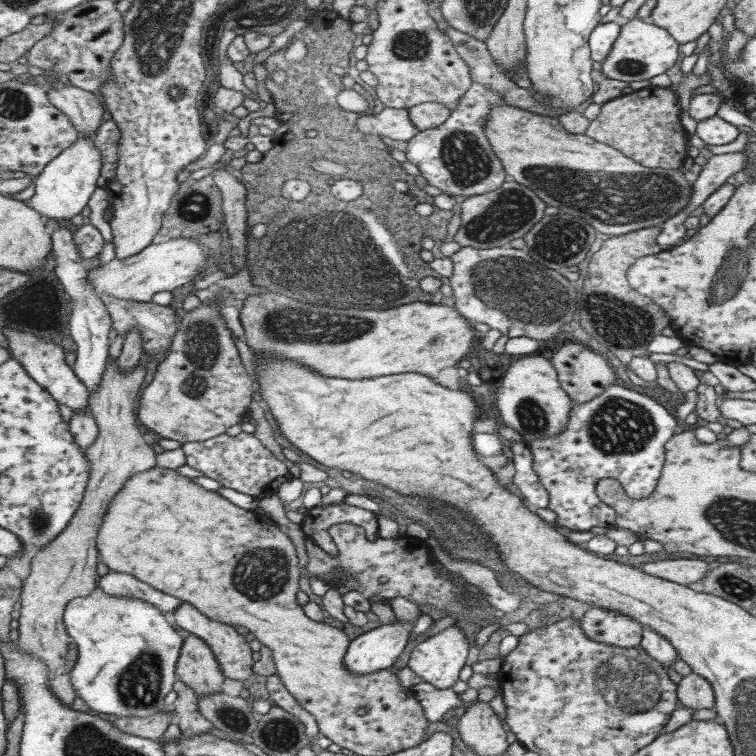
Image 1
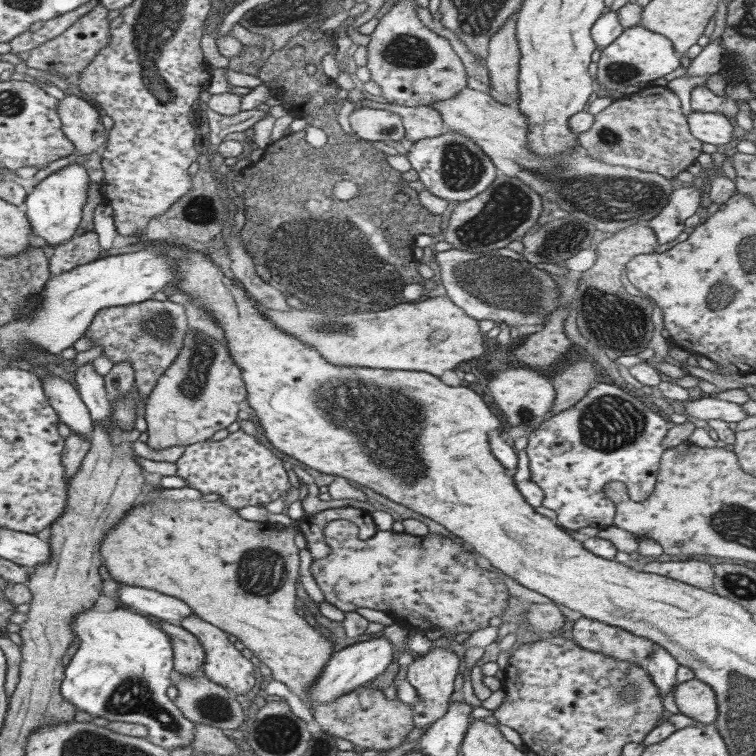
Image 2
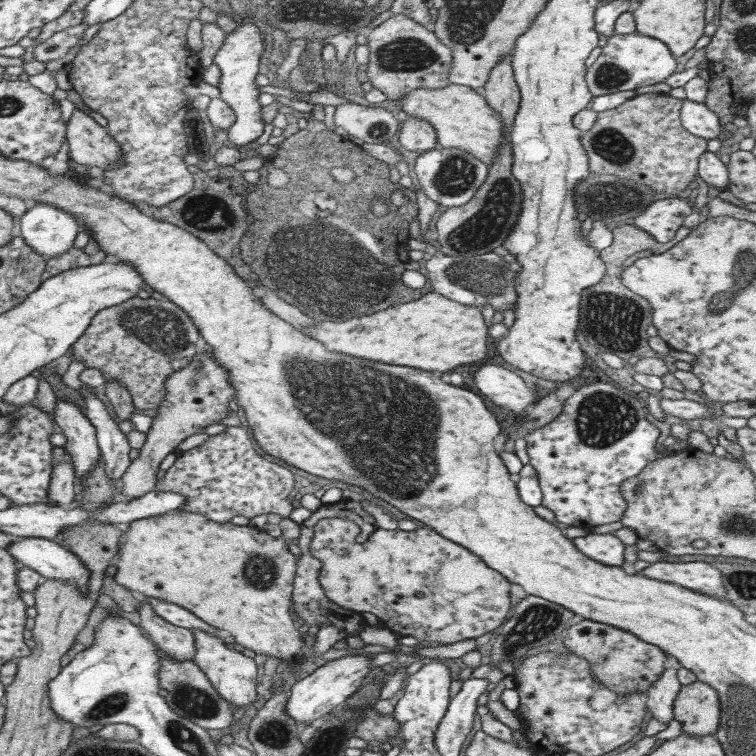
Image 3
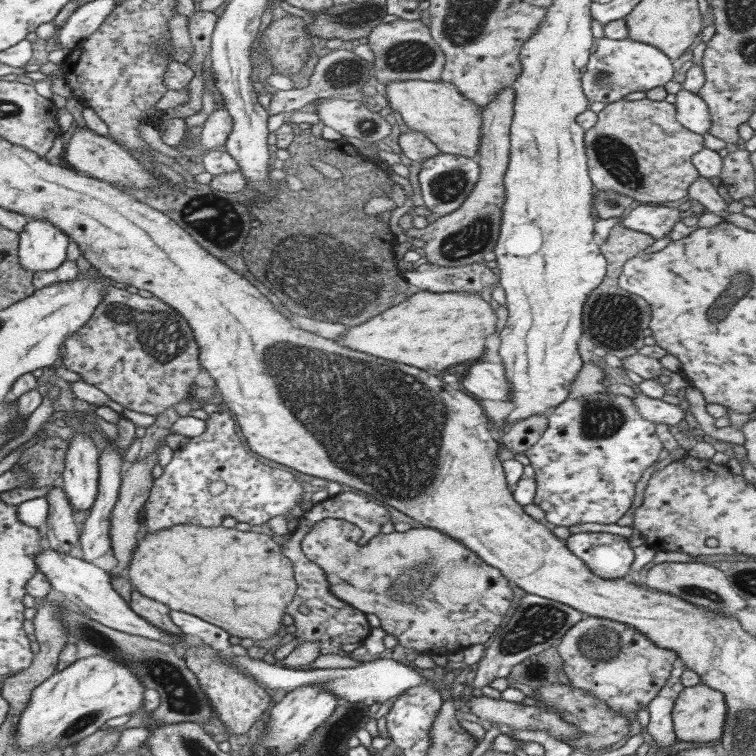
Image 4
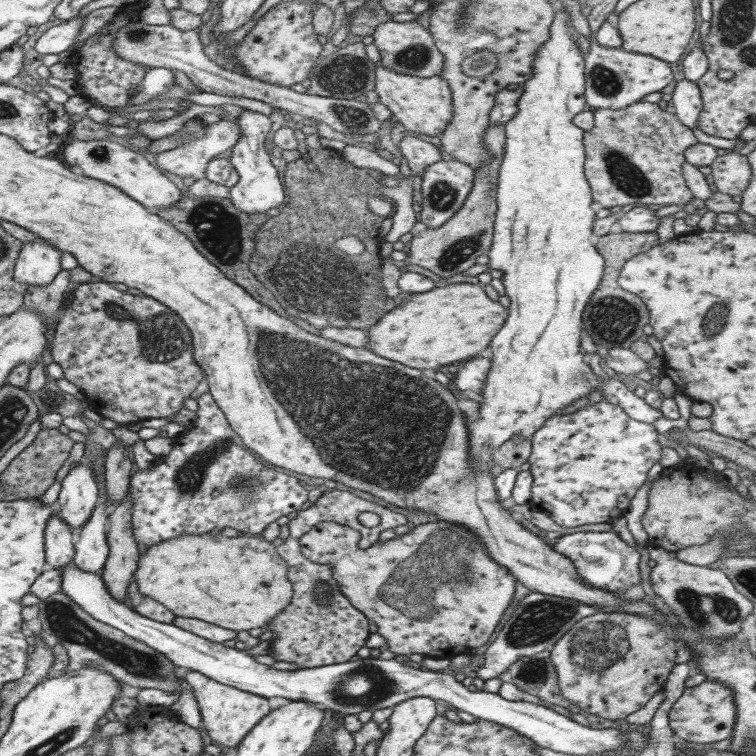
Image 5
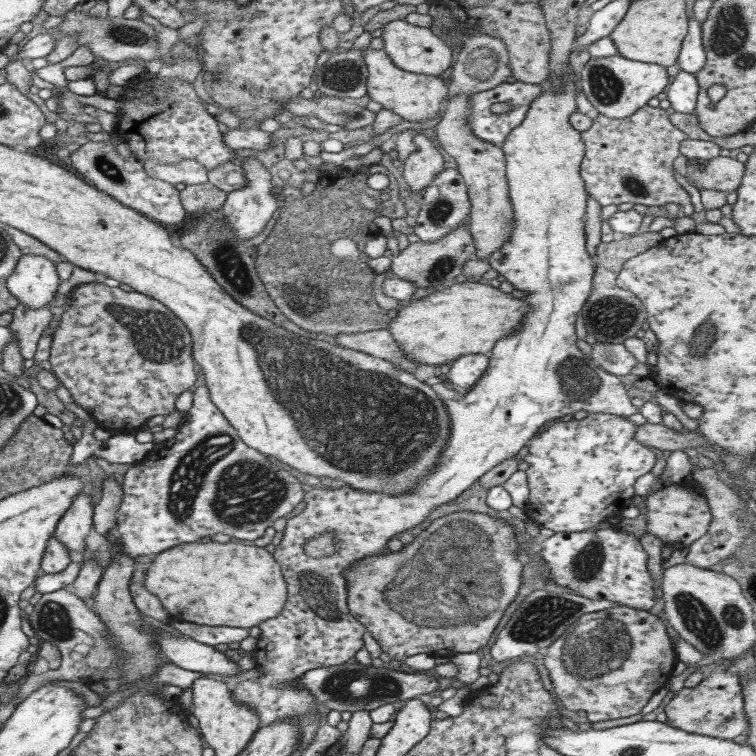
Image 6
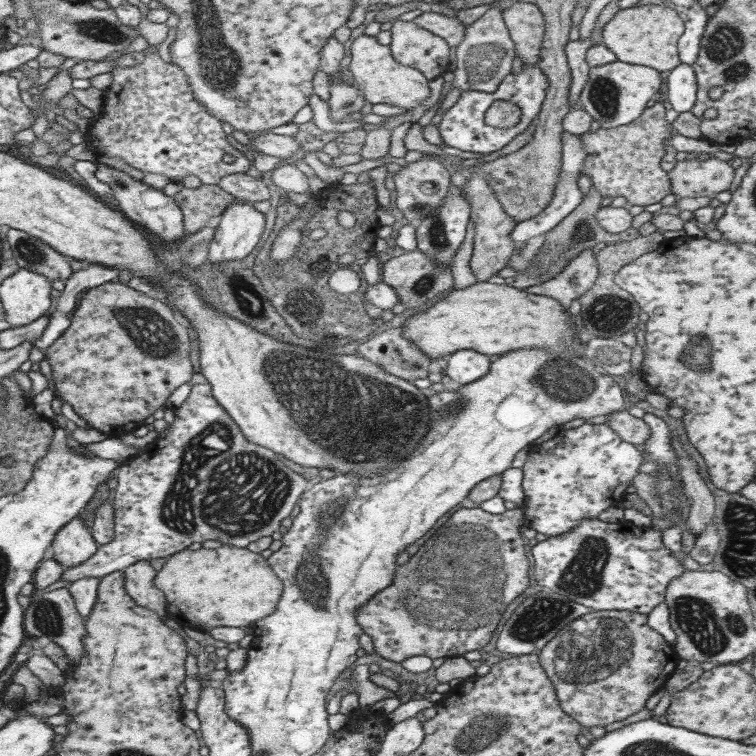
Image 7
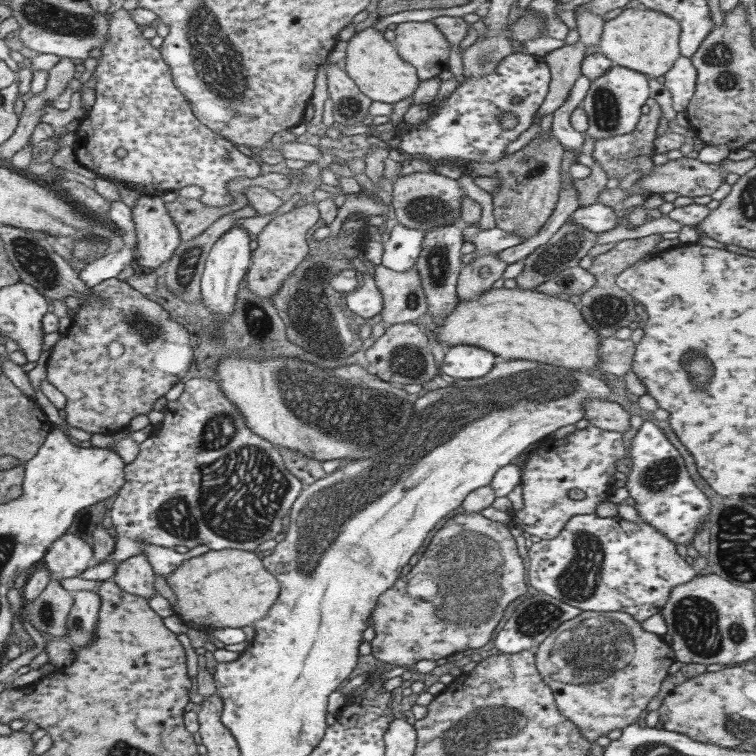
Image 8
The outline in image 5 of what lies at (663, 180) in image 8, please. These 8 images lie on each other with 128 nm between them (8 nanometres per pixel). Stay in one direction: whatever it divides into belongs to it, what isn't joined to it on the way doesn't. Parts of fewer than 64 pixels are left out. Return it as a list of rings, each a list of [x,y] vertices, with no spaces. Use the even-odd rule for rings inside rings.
[[[738,151],[718,155],[710,167],[716,188],[731,197],[740,196],[750,184],[752,167],[748,157]]]

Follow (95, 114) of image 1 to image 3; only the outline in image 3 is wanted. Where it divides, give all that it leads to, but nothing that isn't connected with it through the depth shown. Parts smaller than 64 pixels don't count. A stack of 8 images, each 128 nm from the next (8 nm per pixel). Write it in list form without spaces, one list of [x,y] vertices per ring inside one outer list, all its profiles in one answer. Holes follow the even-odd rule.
[[[75,108],[65,127],[70,159],[88,168],[98,166],[103,171],[121,164],[118,143],[107,127],[96,123],[86,112]]]

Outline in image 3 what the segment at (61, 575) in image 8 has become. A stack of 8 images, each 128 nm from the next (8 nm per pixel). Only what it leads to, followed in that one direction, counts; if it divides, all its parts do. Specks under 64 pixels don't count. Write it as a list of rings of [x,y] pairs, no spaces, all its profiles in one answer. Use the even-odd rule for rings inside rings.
[[[56,397],[54,406],[55,421],[66,436],[64,450],[76,469],[76,484],[82,481],[100,459],[101,452],[97,444],[95,426],[92,426],[82,410],[63,397]]]

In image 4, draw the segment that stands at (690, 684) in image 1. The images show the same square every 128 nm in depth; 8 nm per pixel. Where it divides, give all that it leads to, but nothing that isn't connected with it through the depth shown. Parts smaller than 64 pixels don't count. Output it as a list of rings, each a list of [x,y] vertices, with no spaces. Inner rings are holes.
[[[704,683],[684,687],[672,710],[673,729],[679,740],[686,742],[710,742],[722,738],[726,722],[727,706],[724,695]]]

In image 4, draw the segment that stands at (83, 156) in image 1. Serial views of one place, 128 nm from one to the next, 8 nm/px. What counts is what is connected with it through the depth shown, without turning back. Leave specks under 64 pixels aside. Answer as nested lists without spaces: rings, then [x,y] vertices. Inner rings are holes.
[[[29,219],[19,234],[18,260],[28,271],[50,271],[66,261],[70,237],[46,219]]]

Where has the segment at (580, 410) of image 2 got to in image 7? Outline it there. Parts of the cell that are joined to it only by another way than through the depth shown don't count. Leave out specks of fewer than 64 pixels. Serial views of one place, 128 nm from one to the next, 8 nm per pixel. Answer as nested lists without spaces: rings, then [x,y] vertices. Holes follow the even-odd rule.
[[[586,420],[584,424],[570,430],[562,430],[561,436],[554,436],[542,445],[535,446],[534,452],[527,455],[527,462],[522,467],[524,472],[522,489],[524,489],[525,524],[548,537],[564,534],[574,530],[580,520],[598,518],[606,508],[619,505],[632,478],[640,472],[640,466],[647,461],[643,452],[634,444],[629,444],[608,425],[593,424]]]

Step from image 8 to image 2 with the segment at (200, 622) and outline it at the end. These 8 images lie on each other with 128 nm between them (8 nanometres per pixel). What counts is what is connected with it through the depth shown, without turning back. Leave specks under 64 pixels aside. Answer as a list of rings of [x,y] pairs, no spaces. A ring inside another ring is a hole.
[[[154,499],[150,503],[136,503],[130,507],[126,515],[106,533],[100,552],[111,578],[178,598],[206,622],[237,636],[240,647],[252,650],[262,664],[270,668],[274,680],[286,684],[292,693],[308,705],[324,732],[350,740],[360,751],[392,750],[400,746],[414,728],[412,705],[398,698],[388,700],[383,690],[372,689],[370,684],[342,693],[328,703],[308,699],[308,690],[321,678],[326,662],[333,656],[334,643],[296,612],[300,557],[294,538],[299,532],[299,521],[295,520],[294,523],[296,527],[287,526],[285,530],[278,530],[269,522],[242,519],[238,516],[238,510],[224,505],[222,501]]]

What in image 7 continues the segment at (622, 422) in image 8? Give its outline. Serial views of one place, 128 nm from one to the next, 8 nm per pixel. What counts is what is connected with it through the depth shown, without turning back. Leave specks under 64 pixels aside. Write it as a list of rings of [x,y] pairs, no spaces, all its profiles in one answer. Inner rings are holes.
[[[626,409],[608,414],[606,423],[622,440],[629,444],[644,445],[652,437],[650,425],[643,418],[636,418],[630,415]]]

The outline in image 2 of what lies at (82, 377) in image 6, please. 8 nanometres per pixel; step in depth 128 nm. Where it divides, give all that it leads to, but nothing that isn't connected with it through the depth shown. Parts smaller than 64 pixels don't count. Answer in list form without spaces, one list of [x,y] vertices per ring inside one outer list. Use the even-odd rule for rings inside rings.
[[[148,300],[137,304],[114,306],[100,310],[92,324],[90,324],[86,336],[89,336],[95,346],[104,347],[102,355],[108,356],[114,364],[130,362],[135,371],[135,386],[145,400],[150,397],[160,376],[174,363],[182,349],[183,340],[189,330],[188,318],[184,306],[172,301]]]

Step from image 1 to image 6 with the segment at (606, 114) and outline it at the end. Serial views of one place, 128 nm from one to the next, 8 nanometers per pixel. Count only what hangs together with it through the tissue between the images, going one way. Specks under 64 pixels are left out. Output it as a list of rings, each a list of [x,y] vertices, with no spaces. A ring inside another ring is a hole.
[[[644,105],[641,109],[623,119],[615,119],[599,114],[593,120],[592,126],[582,131],[581,139],[584,141],[584,160],[581,162],[580,175],[584,179],[587,194],[594,197],[601,206],[608,204],[644,204],[644,206],[660,206],[665,204],[682,204],[685,217],[694,212],[694,206],[690,201],[690,194],[682,188],[674,177],[674,160],[680,156],[680,144],[688,139],[688,135],[678,129],[669,118],[666,110],[660,107]]]

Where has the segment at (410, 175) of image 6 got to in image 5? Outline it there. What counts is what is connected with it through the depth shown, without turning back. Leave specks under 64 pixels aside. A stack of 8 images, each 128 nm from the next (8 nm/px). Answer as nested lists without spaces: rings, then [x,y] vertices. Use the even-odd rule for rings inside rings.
[[[404,137],[399,144],[402,156],[408,161],[411,176],[424,174],[426,167],[442,158],[438,147],[418,137]]]

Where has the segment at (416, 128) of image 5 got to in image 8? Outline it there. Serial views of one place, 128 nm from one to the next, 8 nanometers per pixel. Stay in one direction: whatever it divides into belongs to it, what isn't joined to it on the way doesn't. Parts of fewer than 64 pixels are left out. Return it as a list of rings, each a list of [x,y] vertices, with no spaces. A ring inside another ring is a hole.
[[[374,26],[356,32],[348,40],[345,60],[344,70],[358,85],[359,90],[372,101],[394,105],[413,96],[418,82],[421,82],[414,66],[402,60],[395,44],[384,38],[384,30],[377,30]]]

